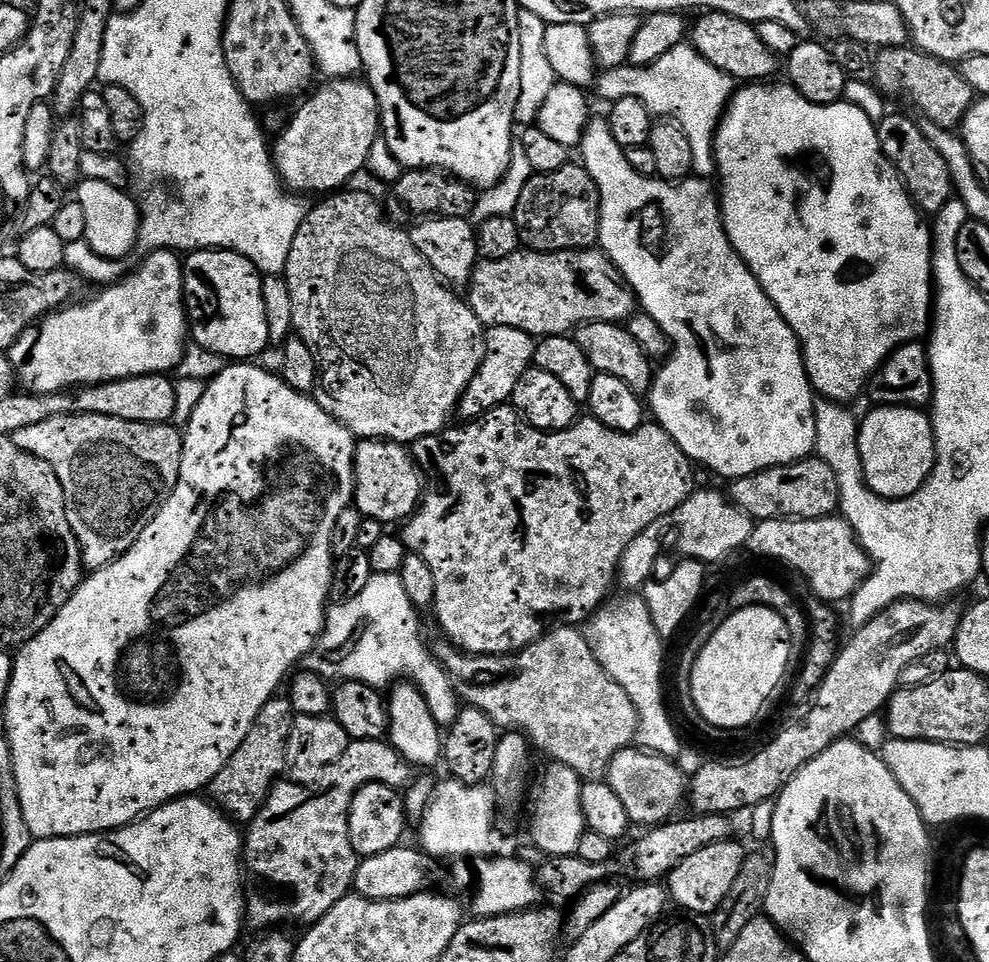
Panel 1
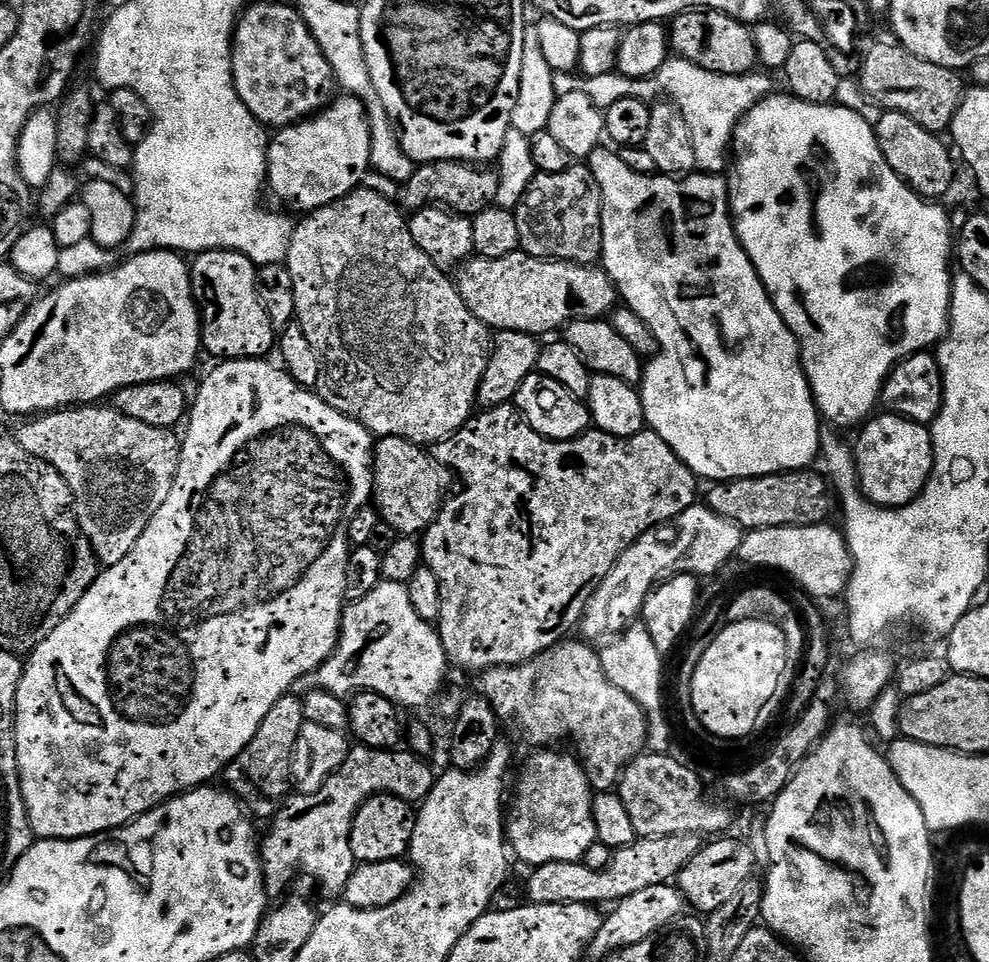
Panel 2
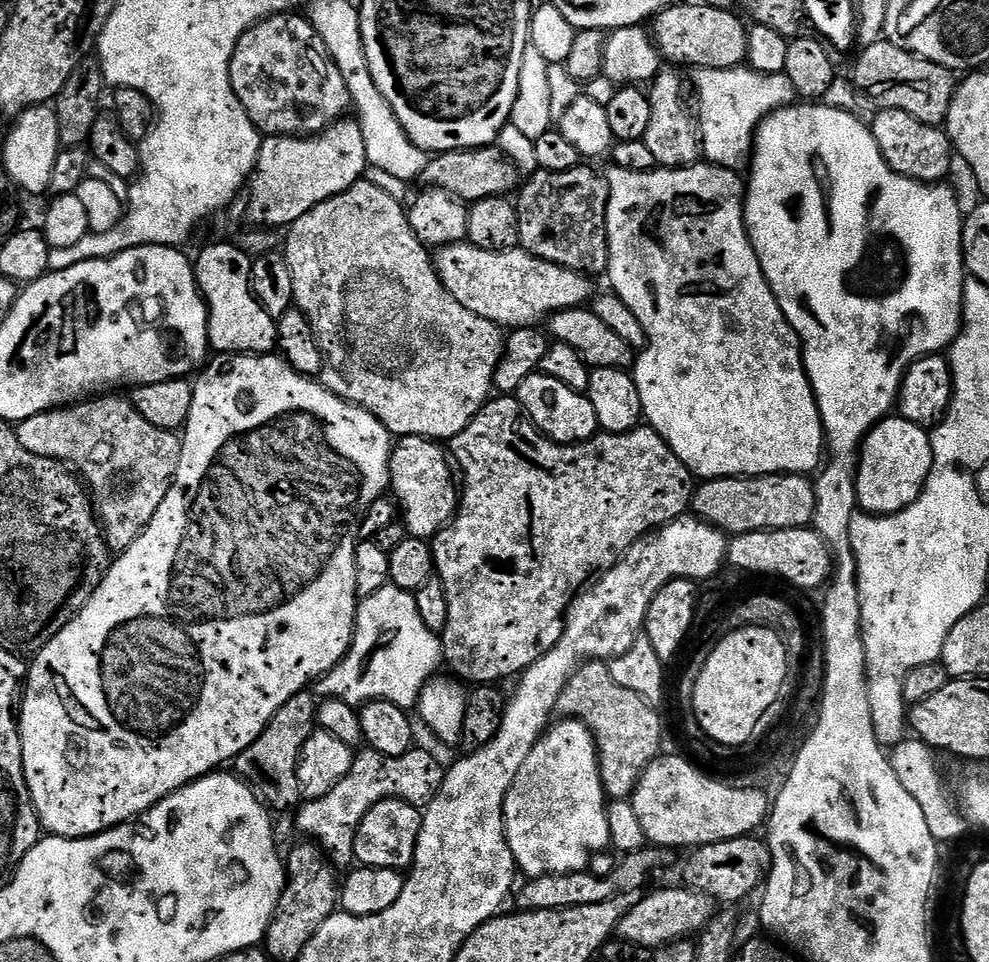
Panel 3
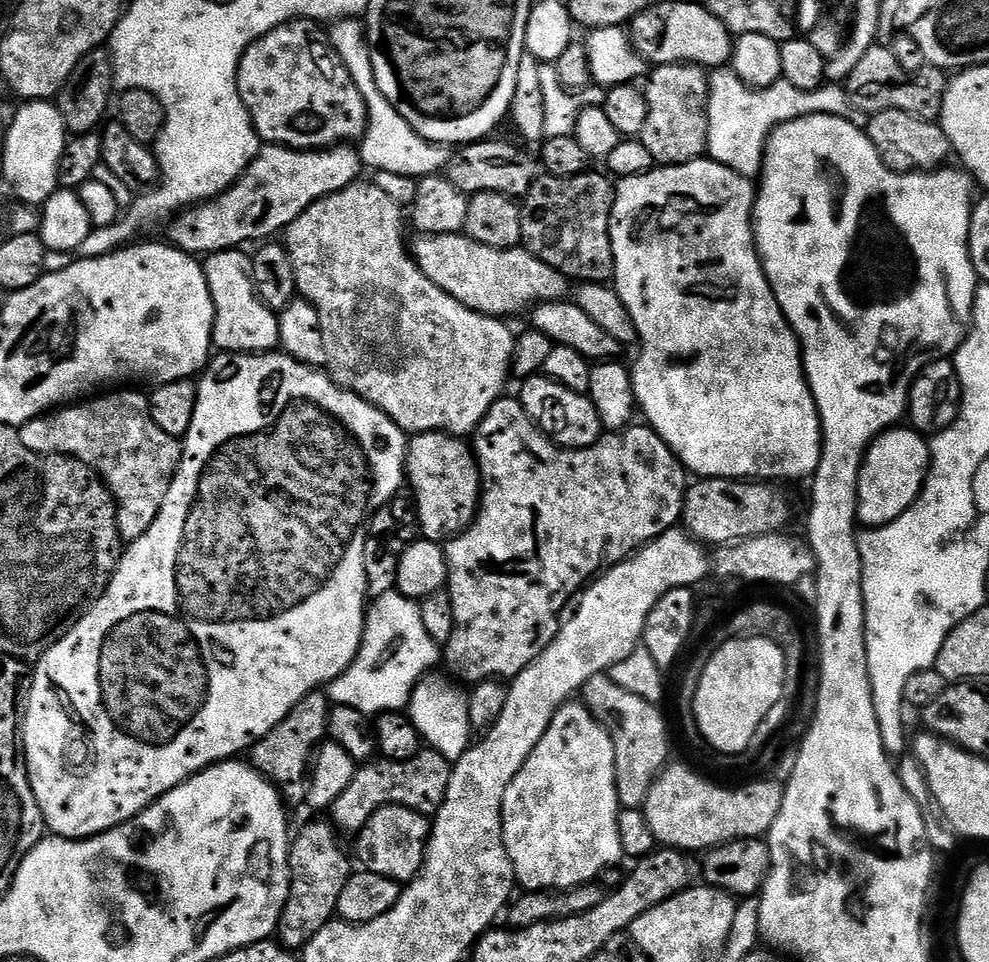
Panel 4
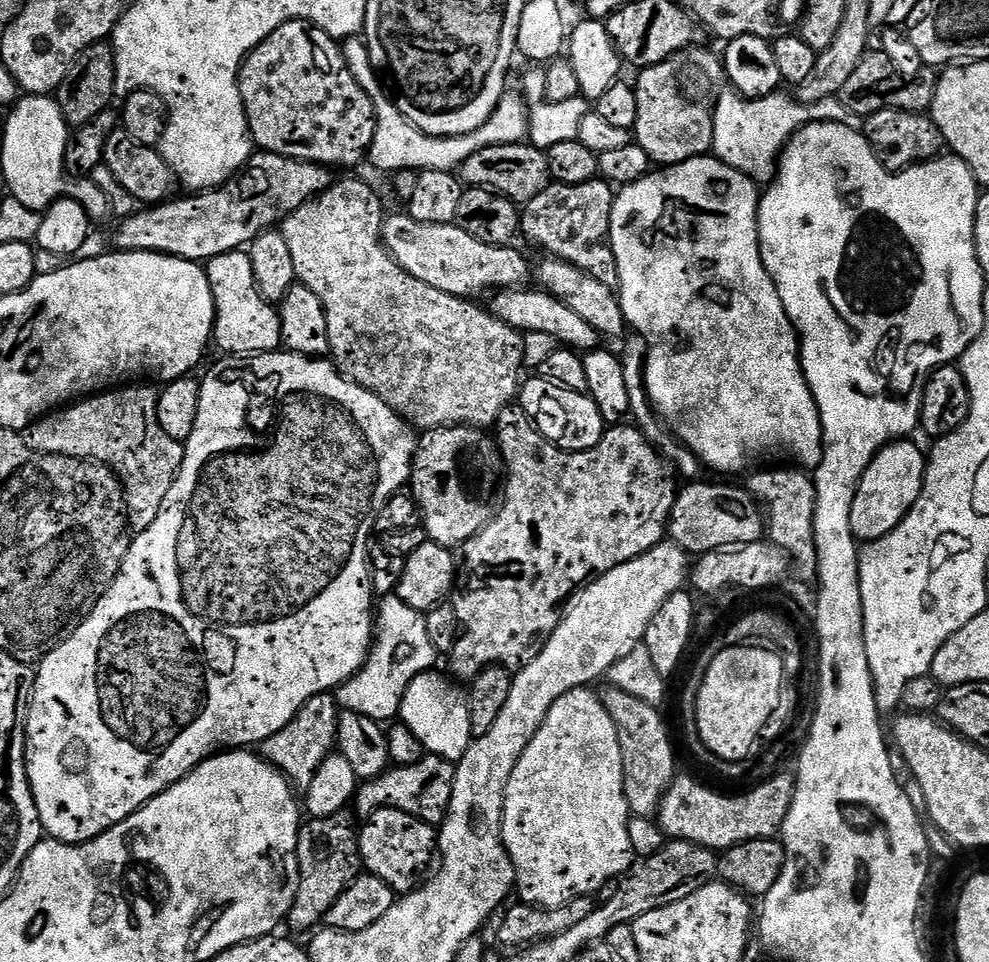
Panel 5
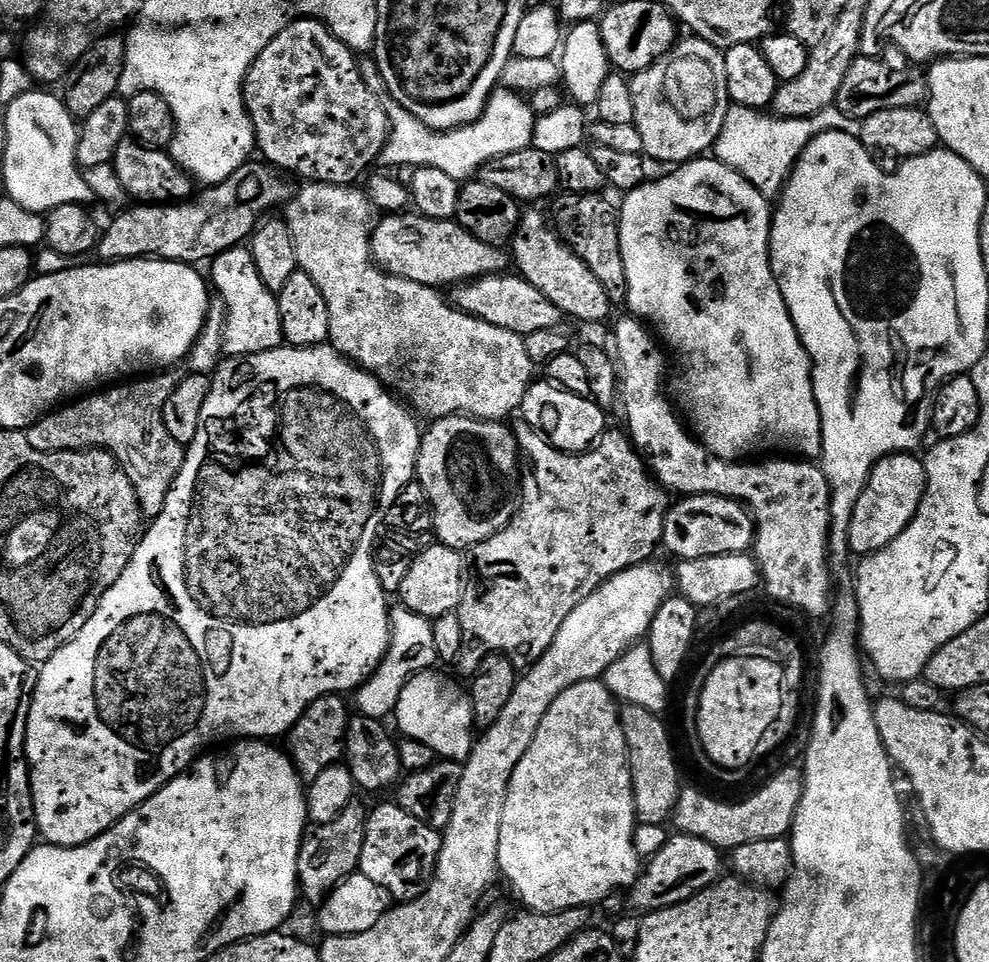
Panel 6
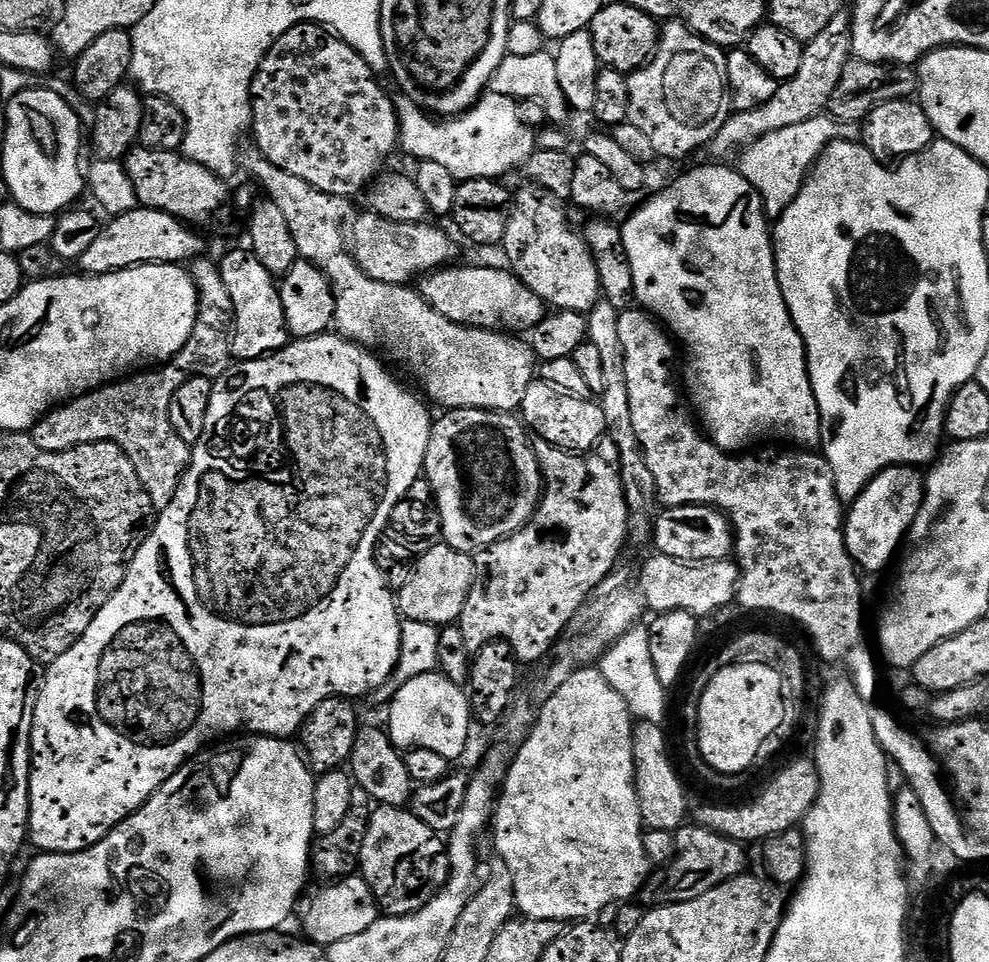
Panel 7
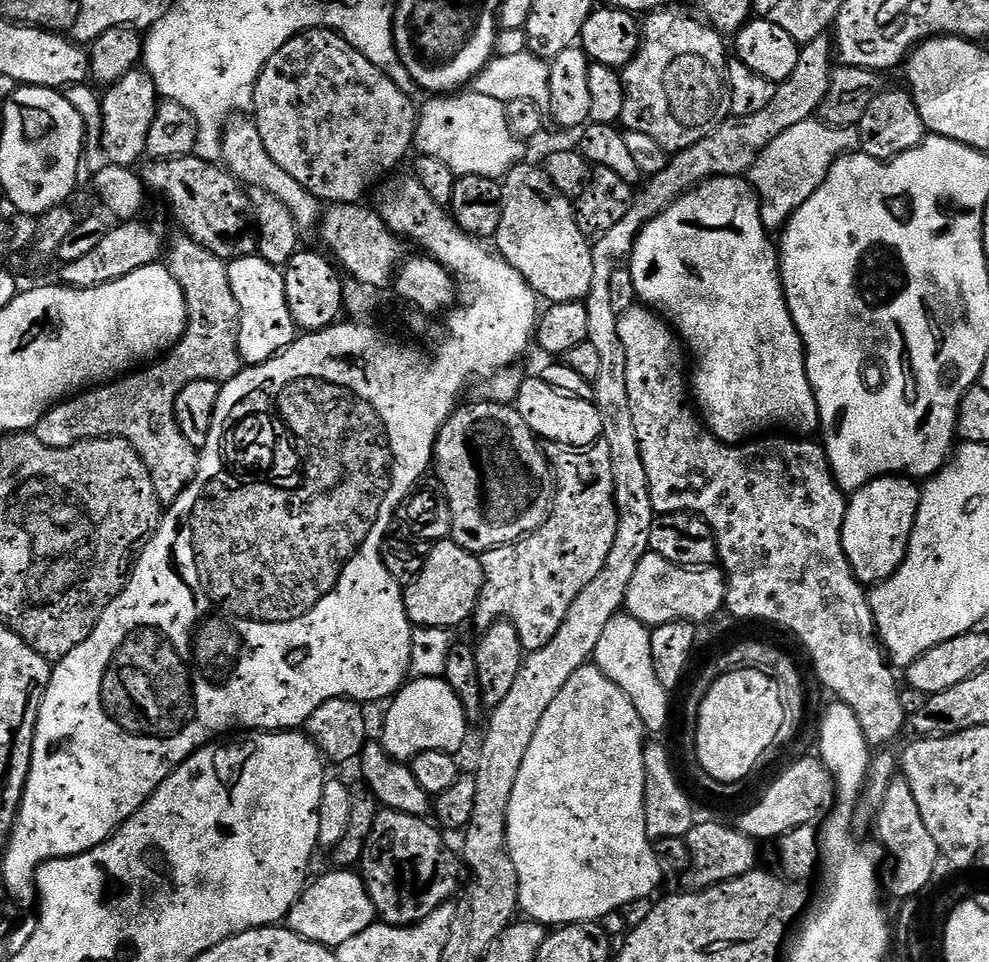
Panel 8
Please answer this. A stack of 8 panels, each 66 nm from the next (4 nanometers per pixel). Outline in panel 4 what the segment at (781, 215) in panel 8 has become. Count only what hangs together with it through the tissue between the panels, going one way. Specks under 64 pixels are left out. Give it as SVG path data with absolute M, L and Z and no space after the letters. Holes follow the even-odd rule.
M731 67L717 68L708 78L708 150L707 155L740 176L756 178L764 162L764 146L768 136L779 124L814 114L830 114L867 129L869 113L858 110L850 102L844 84L825 82L820 87L803 92L790 86L783 78L769 88L748 88Z

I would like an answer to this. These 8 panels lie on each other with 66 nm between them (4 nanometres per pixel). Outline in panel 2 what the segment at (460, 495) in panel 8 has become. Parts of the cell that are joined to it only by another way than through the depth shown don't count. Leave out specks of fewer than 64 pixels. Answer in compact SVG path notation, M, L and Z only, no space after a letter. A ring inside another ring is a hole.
M381 436L374 444L372 500L381 521L400 536L416 538L424 533L440 513L440 505L446 496L437 461L424 452L427 451L421 445L404 437Z

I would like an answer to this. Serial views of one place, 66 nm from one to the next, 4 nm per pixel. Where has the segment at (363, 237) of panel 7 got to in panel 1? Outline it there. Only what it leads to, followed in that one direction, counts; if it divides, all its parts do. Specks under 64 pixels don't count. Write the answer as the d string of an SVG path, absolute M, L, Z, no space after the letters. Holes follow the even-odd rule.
M595 247L579 248L576 252L521 250L510 254L510 258L480 260L472 271L472 278L466 291L469 306L485 326L488 328L514 326L514 330L526 330L526 334L530 334L533 338L563 336L582 324L624 322L638 308L636 293L626 283L623 274L616 269L609 256Z

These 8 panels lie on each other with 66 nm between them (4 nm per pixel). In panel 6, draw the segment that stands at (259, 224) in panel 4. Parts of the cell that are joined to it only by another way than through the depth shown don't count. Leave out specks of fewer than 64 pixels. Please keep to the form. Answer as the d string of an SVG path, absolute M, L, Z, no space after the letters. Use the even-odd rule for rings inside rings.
M249 162L244 164L226 182L214 184L203 189L200 197L189 198L178 204L141 204L129 206L119 214L113 215L108 229L103 229L98 241L99 259L104 262L114 260L173 260L179 264L200 266L200 263L211 262L218 254L226 250L243 245L251 237L261 223L262 217L271 208L287 205L290 199L290 191L284 185L285 177L277 169L267 162Z

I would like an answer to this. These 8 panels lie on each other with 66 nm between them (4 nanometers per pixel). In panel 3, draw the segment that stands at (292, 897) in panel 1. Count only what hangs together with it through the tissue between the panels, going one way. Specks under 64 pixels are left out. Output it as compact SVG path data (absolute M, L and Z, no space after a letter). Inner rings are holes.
M420 746L413 747L411 752L398 758L390 758L371 750L360 751L353 755L346 778L342 778L342 782L338 782L330 794L301 803L295 813L297 830L305 832L308 835L305 837L315 841L326 853L327 859L336 866L353 863L352 843L356 831L362 818L366 818L375 804L383 800L405 800L407 804L427 806L438 794L444 781L445 765L440 765L430 753L423 752Z

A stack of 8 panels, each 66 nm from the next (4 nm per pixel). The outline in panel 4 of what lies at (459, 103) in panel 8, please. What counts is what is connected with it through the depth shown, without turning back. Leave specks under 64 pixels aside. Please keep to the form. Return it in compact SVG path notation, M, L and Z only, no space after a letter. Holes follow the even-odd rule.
M349 18L333 23L326 35L332 43L333 52L338 54L338 58L342 58L354 86L358 86L358 94L362 94L366 102L368 129L364 131L364 138L358 144L363 167L378 172L390 170L390 174L406 174L417 178L437 175L448 163L449 149L422 138L412 129L410 122L406 122L406 118L402 118L402 114L398 114L398 110L394 110L394 106L386 102L372 76L372 54L368 51L365 25L359 19Z

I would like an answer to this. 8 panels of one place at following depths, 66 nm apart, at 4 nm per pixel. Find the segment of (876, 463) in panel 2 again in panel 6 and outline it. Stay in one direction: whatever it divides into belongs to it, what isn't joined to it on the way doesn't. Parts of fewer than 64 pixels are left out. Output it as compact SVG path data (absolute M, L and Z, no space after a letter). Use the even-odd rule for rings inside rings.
M893 452L872 467L868 484L862 490L850 518L848 546L857 557L863 558L882 550L910 526L928 485L923 459L911 452Z

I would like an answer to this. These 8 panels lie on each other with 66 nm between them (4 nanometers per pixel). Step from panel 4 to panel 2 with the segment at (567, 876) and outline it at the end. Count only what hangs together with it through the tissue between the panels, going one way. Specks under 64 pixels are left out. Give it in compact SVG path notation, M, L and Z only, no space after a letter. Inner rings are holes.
M536 750L528 760L528 765L520 772L516 793L512 796L512 809L506 812L506 840L511 851L528 866L546 862L581 862L586 850L597 843L594 814L592 813L592 785L588 783L588 773L583 764L571 751Z

